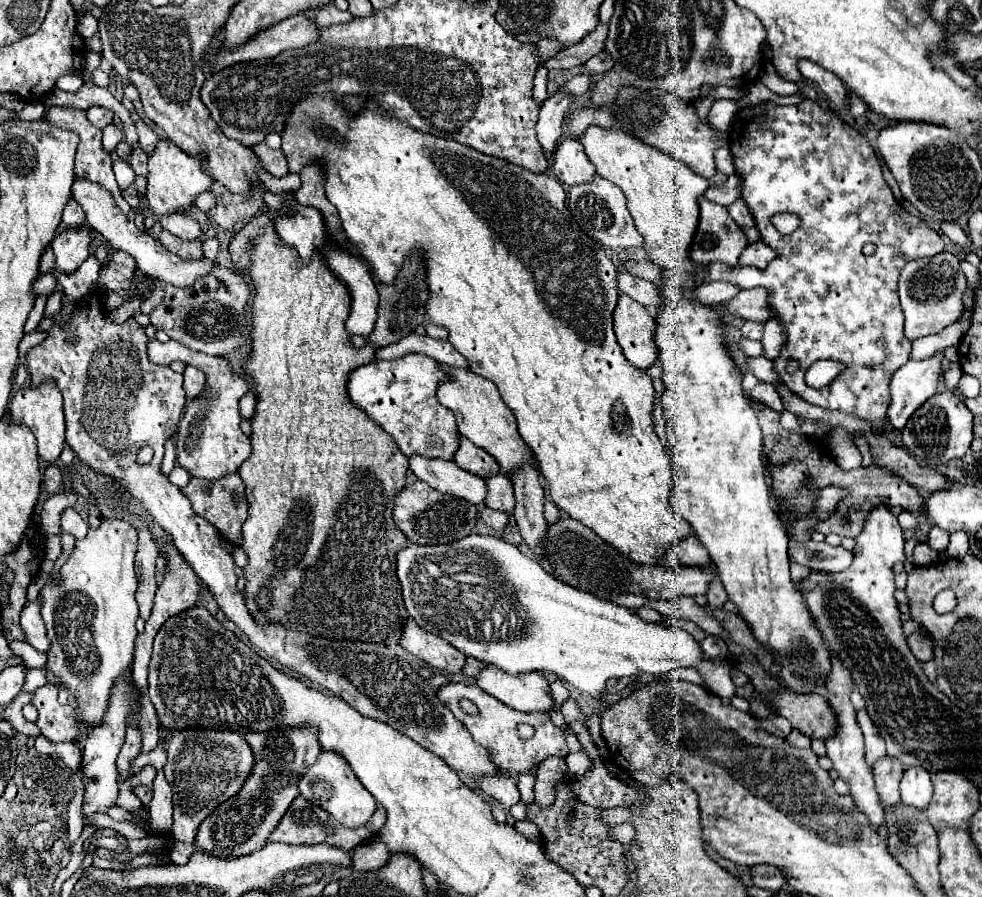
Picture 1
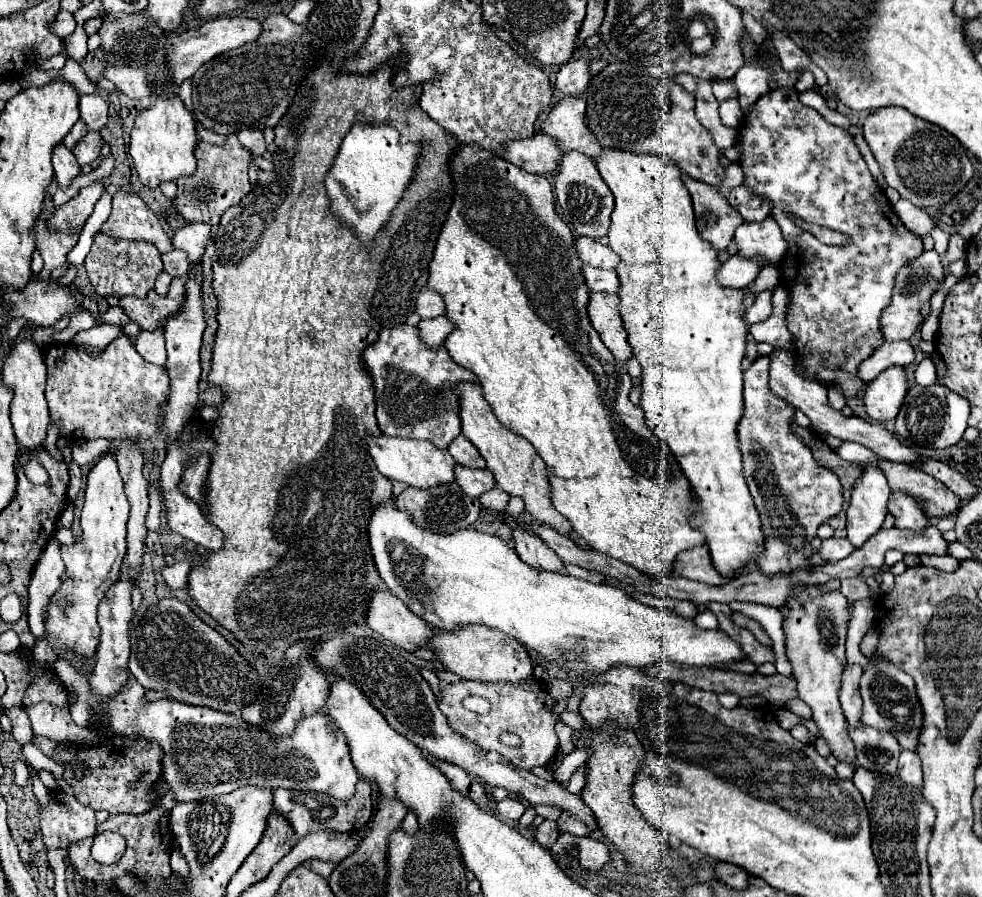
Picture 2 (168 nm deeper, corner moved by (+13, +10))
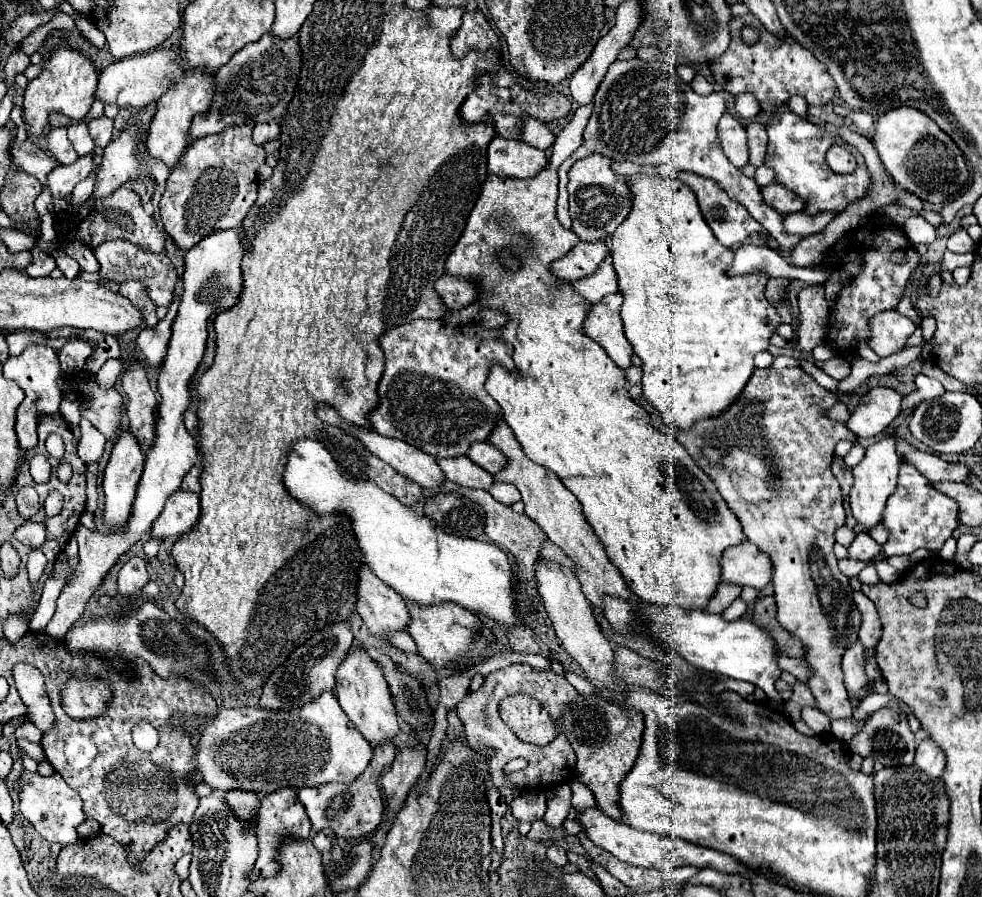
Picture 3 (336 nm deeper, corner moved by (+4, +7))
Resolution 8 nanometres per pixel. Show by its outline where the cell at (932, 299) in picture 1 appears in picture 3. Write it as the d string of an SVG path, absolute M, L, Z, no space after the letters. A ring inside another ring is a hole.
M895 309L883 311L871 319L871 341L869 347L879 355L887 357L901 351L909 339L909 335L917 329L917 325L901 315Z

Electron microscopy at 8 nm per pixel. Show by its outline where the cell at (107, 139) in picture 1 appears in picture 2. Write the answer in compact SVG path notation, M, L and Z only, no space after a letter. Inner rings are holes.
M88 132L72 150L72 154L76 156L78 164L92 164L98 156L100 156L100 146L102 146L102 138L98 132Z

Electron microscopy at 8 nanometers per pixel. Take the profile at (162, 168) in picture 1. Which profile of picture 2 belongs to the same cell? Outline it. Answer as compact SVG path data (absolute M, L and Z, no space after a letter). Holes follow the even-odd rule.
M174 94L172 98L158 98L150 108L144 108L136 116L136 124L132 128L130 156L144 186L158 188L160 182L164 180L190 176L196 170L194 146L196 146L196 120L178 94Z

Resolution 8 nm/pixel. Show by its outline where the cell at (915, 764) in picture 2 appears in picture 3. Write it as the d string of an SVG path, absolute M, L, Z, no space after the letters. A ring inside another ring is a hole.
M929 739L921 741L917 745L915 751L915 765L929 777L937 779L943 771L943 751L939 751L939 747L935 747L935 743L931 743Z

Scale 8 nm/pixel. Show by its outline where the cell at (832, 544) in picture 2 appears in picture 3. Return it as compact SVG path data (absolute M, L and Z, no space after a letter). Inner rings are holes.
M857 533L853 543L847 547L847 551L849 551L849 559L869 561L881 553L881 545L875 543L867 533Z

